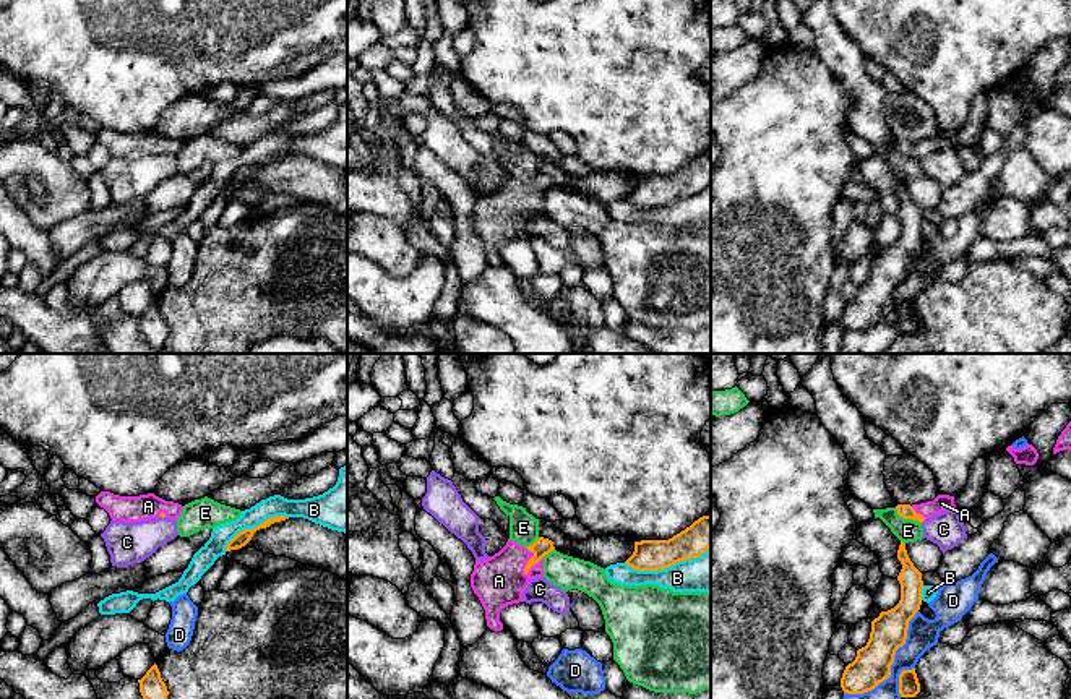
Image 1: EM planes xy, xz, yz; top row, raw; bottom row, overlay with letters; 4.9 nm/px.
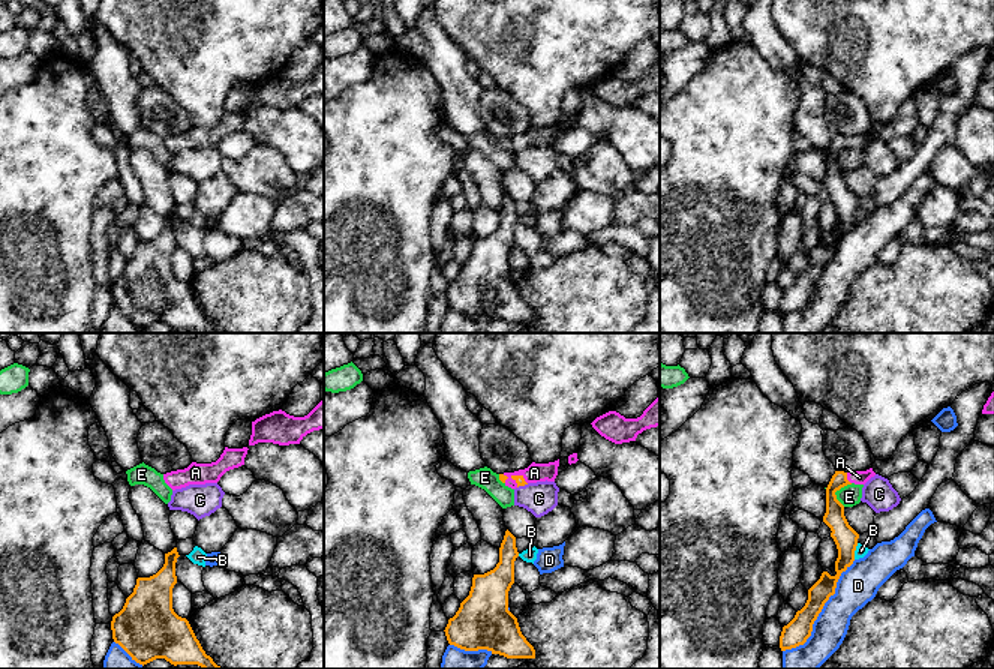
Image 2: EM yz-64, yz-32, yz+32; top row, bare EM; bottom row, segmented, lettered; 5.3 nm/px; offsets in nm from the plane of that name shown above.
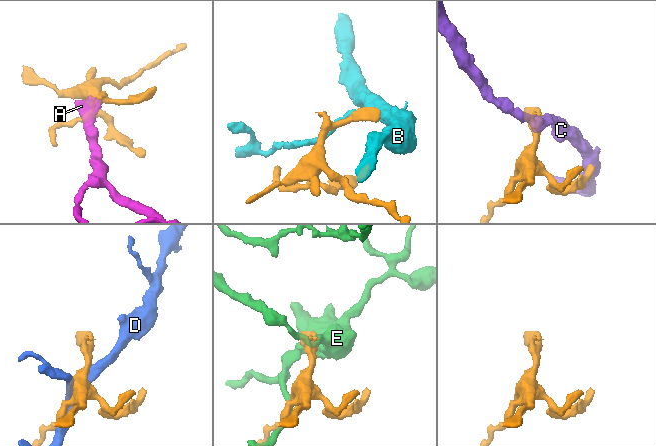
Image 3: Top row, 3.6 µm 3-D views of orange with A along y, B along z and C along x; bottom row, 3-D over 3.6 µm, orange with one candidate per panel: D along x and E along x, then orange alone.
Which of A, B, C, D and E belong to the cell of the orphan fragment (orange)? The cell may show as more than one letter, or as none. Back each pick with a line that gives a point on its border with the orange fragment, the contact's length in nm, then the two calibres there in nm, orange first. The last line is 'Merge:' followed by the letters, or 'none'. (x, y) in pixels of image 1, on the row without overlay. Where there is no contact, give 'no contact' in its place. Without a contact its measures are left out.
A: meets orange in xz at (529, 197); contact 140 nm long; 90 nm thick on the orange side, 260 nm on the other
Merge: A

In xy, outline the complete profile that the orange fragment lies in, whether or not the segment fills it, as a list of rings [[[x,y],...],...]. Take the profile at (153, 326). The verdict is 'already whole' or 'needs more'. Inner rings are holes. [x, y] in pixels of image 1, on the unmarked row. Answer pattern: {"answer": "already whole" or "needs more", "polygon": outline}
{"answer": "already whole", "polygon": [[[156,300],[146,308],[146,311],[141,316],[138,316],[138,319],[140,319],[140,329],[146,342],[153,349],[164,347],[169,328],[161,315],[161,308]]]}

